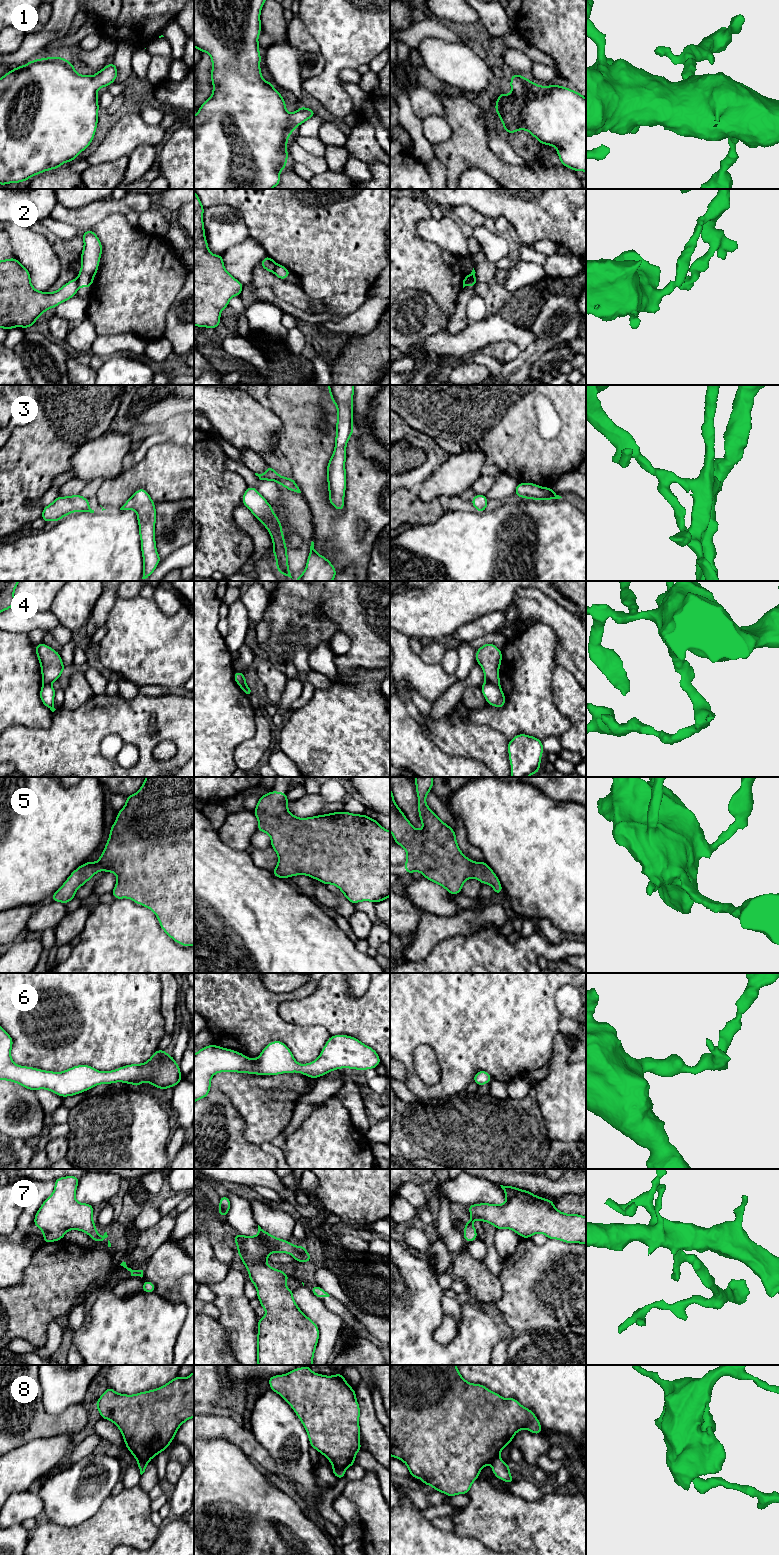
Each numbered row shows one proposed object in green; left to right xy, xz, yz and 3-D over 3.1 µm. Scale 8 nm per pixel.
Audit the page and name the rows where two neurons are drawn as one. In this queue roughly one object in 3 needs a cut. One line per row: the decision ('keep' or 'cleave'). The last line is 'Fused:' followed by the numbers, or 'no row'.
1: keep
2: cleave
3: keep
4: cleave
5: keep
6: keep
7: keep
8: cleave
Fused: 2, 4, 8

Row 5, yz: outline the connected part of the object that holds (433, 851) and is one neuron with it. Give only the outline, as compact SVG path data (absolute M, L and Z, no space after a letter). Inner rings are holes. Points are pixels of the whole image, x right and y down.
M415 777L414 781L422 830L414 828L396 805L390 787L390 832L394 842L407 853L406 873L418 871L451 895L460 893L464 882L470 878L491 885L495 895L501 893L500 881L488 864L467 858L458 847L455 831L427 806L426 796L432 790L433 777Z

